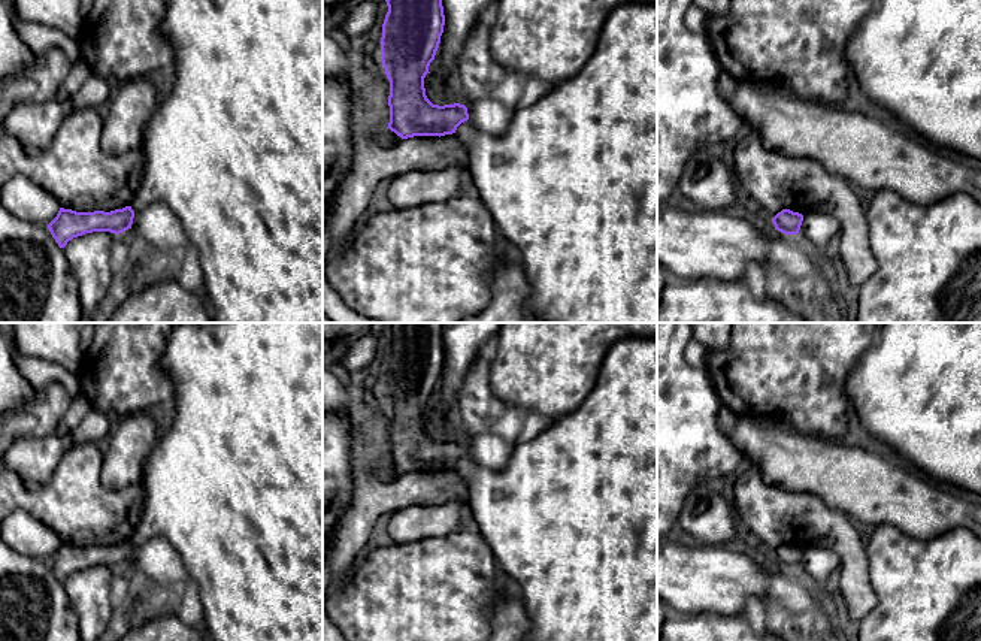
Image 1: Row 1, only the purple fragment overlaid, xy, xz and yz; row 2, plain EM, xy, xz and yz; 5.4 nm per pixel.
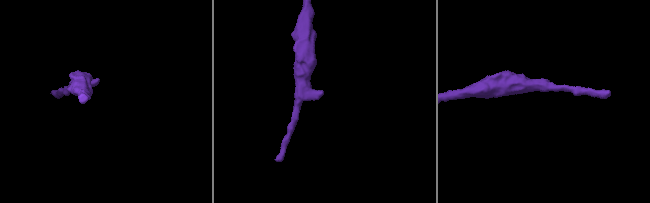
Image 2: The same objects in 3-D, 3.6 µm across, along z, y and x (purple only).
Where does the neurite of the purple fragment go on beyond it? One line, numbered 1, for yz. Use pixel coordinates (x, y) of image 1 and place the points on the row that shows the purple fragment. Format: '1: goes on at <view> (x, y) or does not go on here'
1: does not go on here

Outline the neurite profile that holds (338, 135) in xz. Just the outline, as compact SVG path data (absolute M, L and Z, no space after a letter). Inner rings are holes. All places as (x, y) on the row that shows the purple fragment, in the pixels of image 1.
M323 78L323 224L352 167L352 96L348 84Z

